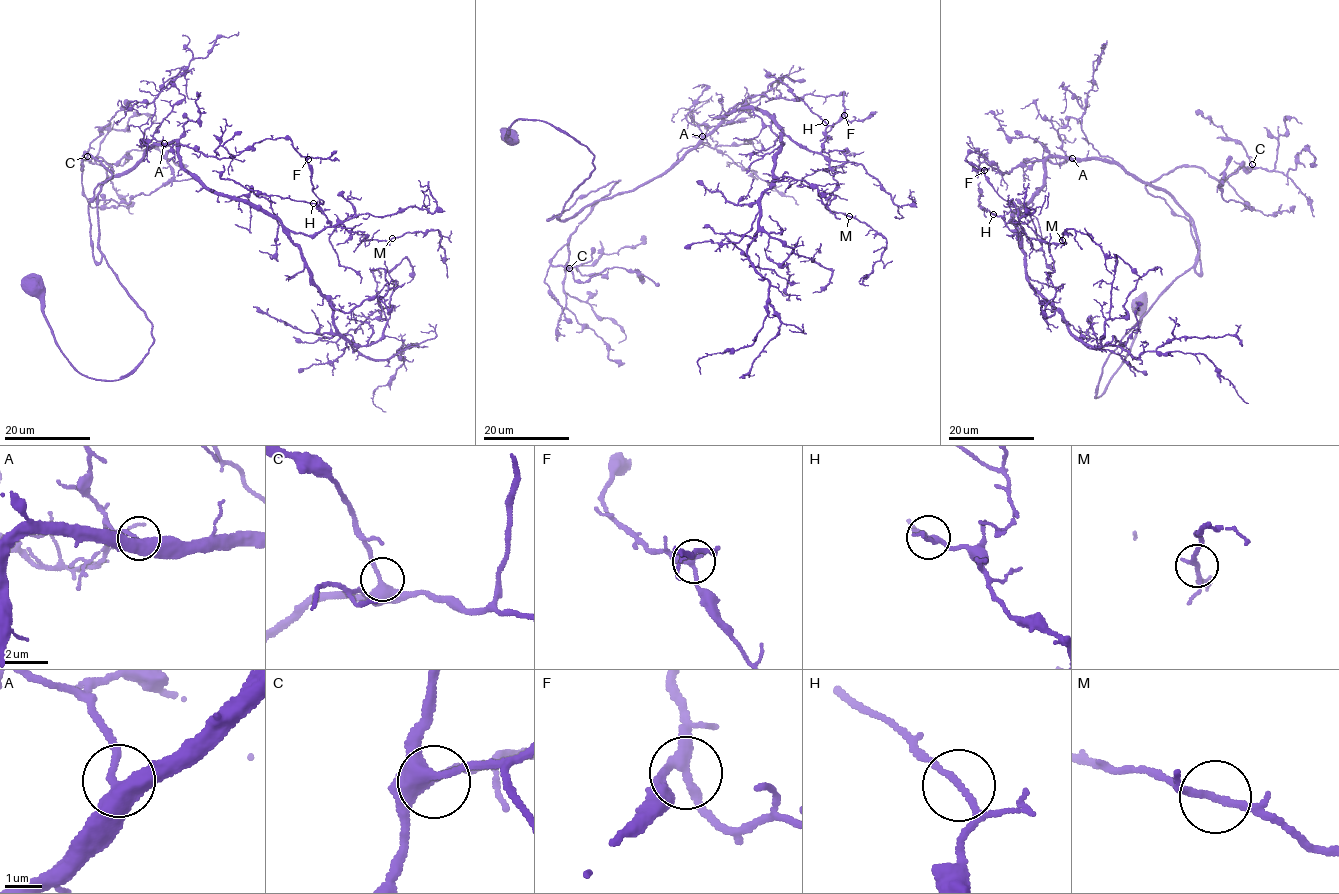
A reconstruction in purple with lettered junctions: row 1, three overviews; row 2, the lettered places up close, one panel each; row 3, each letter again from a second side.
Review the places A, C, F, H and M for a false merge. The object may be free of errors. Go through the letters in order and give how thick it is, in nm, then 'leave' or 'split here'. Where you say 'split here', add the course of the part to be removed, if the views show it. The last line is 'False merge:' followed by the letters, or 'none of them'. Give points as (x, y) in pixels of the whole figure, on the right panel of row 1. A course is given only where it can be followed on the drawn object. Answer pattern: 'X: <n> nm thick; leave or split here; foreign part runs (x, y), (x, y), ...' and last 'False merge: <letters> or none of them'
A: 340 nm thick; leave
C: 360 nm thick; leave
F: 260 nm thick; leave
H: 150 nm thick; leave
M: 140 nm thick; leave
False merge: none of them

